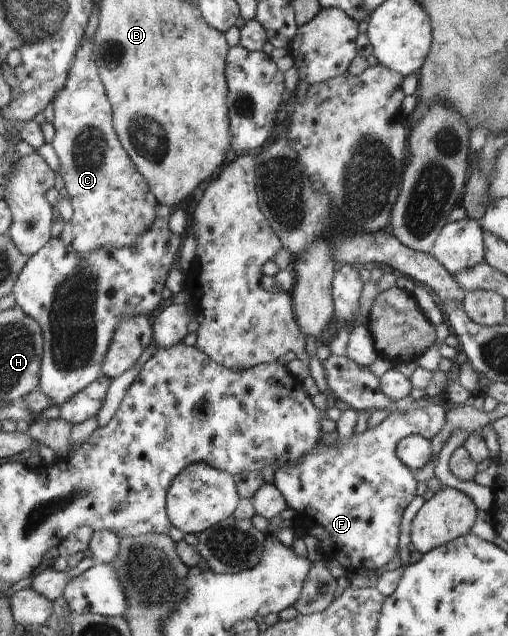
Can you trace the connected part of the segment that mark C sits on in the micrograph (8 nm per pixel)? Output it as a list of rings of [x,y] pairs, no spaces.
[[[95,38],[92,41],[86,41],[86,44],[78,50],[77,60],[70,72],[70,79],[54,103],[55,121],[53,125],[56,134],[51,143],[61,161],[59,173],[65,180],[74,207],[74,215],[65,224],[60,237],[70,249],[74,249],[80,255],[88,255],[98,249],[112,249],[112,247],[122,249],[122,247],[138,245],[138,241],[156,223],[160,202],[148,179],[142,175],[133,157],[129,154],[129,150],[122,145],[114,123],[114,104],[110,101],[110,94],[100,73],[94,43]]]

